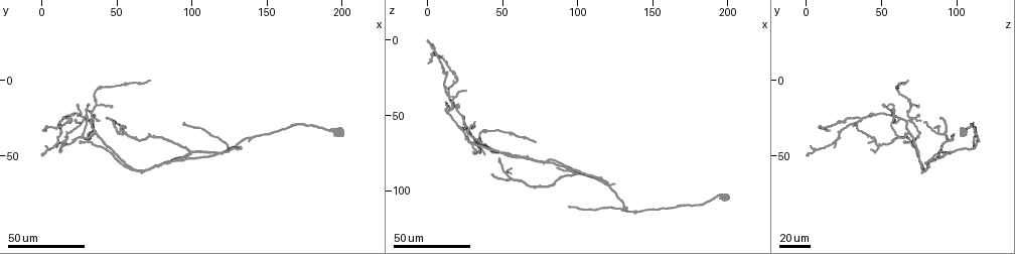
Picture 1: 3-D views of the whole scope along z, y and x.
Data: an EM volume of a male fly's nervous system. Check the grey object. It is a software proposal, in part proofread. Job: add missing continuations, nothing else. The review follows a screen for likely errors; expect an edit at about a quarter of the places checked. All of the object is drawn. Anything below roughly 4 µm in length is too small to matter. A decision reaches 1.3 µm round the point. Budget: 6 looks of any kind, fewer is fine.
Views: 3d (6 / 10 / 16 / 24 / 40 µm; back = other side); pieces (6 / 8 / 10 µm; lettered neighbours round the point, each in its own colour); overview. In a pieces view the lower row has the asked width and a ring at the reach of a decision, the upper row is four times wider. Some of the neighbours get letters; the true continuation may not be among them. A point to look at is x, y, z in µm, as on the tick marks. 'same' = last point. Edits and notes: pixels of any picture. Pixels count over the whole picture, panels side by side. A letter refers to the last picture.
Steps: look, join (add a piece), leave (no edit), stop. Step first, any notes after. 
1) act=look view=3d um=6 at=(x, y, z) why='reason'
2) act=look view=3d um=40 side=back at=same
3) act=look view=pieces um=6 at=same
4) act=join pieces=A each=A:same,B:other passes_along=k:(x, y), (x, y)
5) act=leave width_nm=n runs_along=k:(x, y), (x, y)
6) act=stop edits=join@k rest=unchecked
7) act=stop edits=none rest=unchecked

act=look view=3d um=40 at=(46, 18, 74) why='free end'

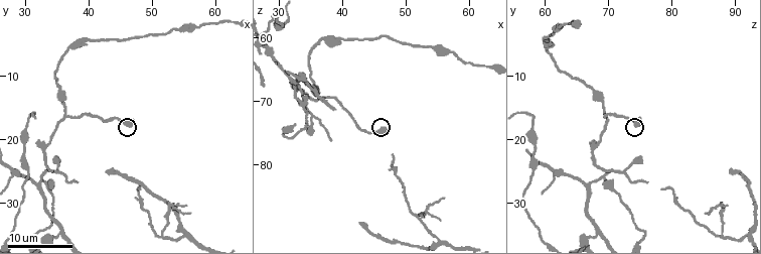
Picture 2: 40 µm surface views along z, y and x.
act=look view=pieces um=10 at=(46.5, 18.0, 74.0) why='what lies round it'

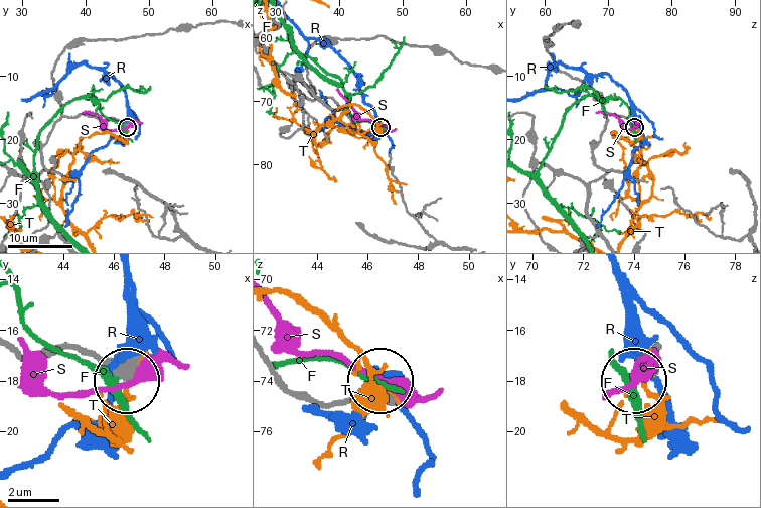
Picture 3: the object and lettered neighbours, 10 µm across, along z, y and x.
act=leave width_nm=420 each=F:other,R:other,S:other,T:other found='none of them fits'

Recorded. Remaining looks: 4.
act=look view=3d um=40 at=(2, 44, 4) why='thin end'

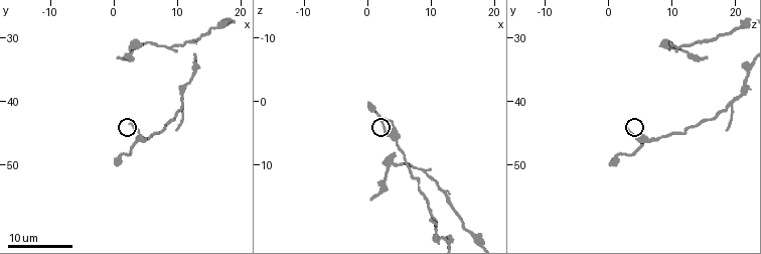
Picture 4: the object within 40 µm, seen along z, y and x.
act=look view=pieces um=10 at=(2.0, 43.5, 3.0)

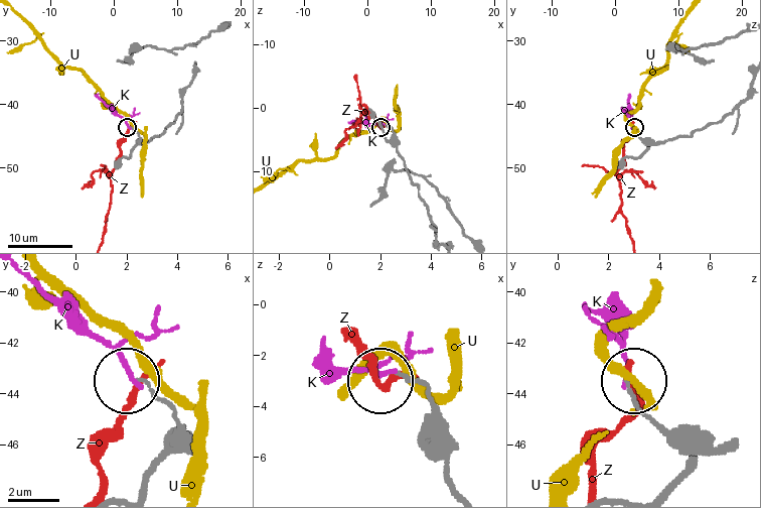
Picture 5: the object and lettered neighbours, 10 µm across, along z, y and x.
act=leave width_nm=130 each=K:other,U:other,Z:other runs_along=5:(442, 415), (427, 389), (390, 376) found='none of them fits'

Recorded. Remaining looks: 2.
act=look view=3d um=24 at=(0.5, 33.0, 15.5) why='branch stops here'

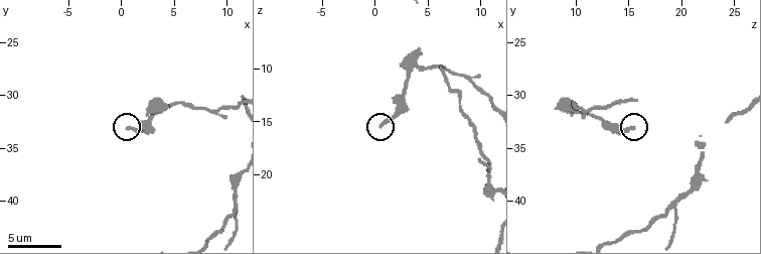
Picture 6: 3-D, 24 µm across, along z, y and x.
act=look view=pieces um=10 at=(0.8, 33.2, 15.4)

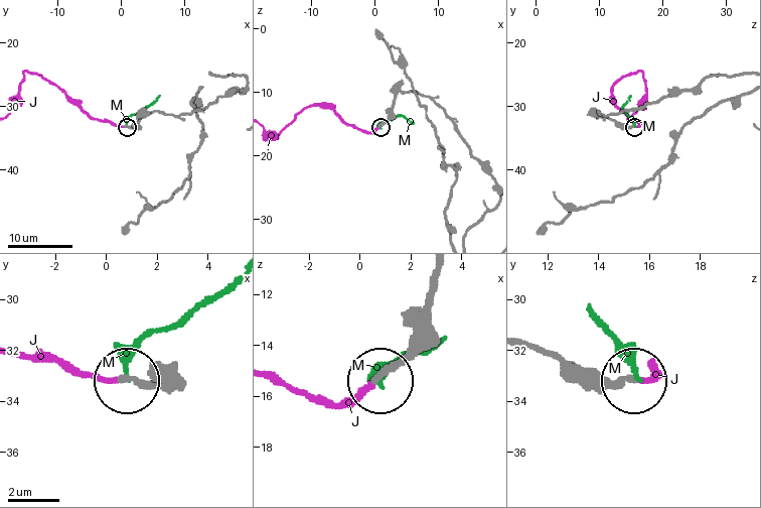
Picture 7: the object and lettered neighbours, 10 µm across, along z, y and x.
act=join pieces=J each=J:same,M:other passes_along=7:(171, 363), (132, 383), (21, 357) found='it goes on there'

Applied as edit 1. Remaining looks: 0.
act=stop edits=join@7 rest=unchecked

